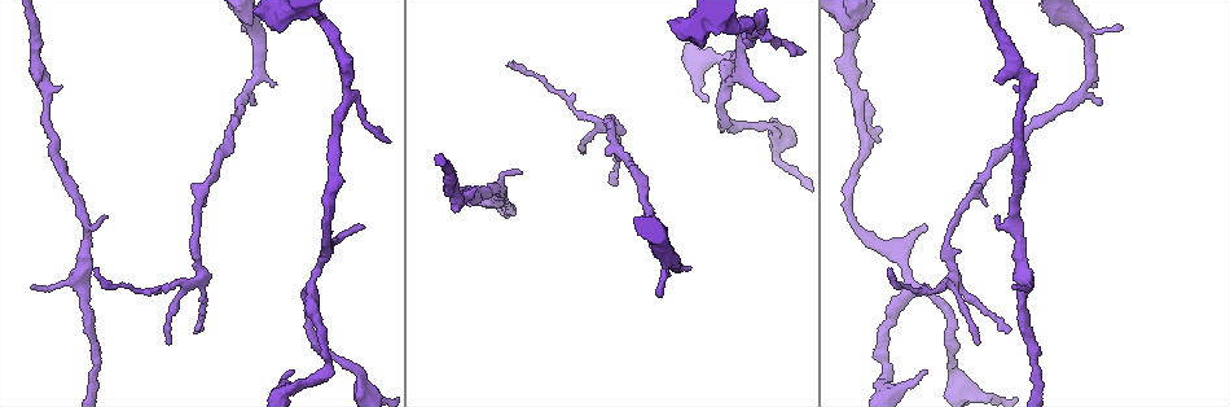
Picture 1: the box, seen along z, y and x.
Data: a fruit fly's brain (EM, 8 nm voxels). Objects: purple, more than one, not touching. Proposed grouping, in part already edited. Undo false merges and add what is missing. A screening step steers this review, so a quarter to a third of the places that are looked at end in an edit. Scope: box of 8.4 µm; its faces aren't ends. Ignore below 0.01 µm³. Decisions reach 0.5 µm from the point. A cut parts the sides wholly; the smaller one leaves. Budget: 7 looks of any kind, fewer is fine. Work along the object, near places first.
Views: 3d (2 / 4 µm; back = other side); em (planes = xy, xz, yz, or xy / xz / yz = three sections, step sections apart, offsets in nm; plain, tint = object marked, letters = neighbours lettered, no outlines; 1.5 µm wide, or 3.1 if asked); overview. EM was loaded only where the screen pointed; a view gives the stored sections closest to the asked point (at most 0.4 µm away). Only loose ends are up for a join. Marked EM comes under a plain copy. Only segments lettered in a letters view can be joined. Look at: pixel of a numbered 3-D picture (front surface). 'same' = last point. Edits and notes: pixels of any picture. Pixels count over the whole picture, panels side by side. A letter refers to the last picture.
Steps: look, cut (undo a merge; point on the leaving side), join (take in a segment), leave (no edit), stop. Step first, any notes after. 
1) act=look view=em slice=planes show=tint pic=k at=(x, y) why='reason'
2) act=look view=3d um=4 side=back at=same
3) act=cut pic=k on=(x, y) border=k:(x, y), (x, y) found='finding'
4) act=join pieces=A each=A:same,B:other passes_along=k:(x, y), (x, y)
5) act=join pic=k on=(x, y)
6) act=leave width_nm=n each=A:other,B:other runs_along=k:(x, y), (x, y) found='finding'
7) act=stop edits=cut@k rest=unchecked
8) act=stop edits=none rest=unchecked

act=look view=em slice=xz step=4 show=letters pic=1 at=(345, 95) why='three-way junction'

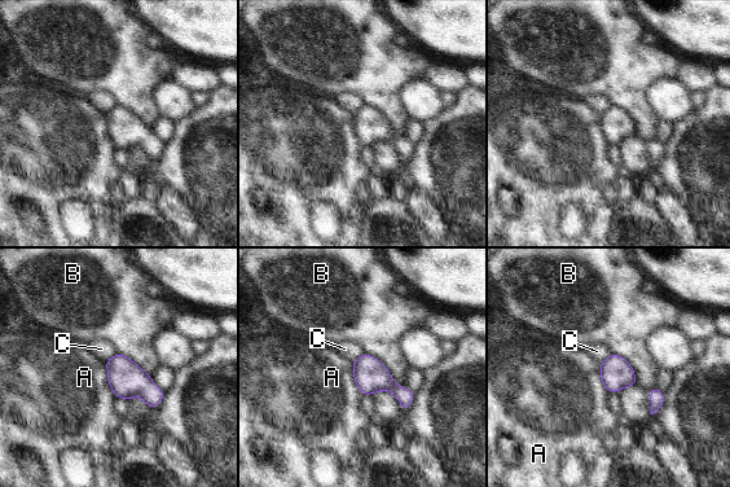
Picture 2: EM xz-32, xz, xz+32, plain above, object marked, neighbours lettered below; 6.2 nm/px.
act=leave each=A:other,B:other,C:other border=2:(104, 362), (106, 381), (117, 396) found='all the same cell'

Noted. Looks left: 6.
act=look view=3d um=4 pic=1 at=(166, 344) why='thin end'

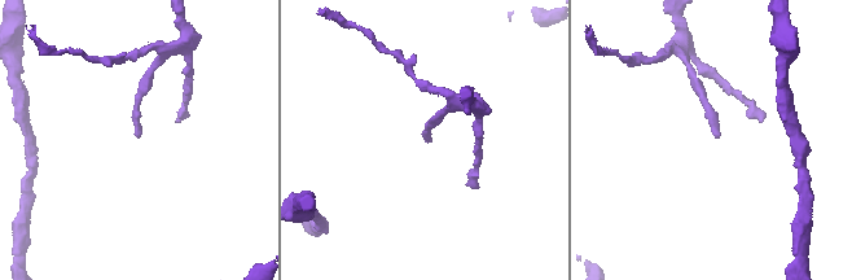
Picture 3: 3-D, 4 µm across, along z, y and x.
act=look view=em slice=xz step=4 show=letters pic=3 at=(428, 141)

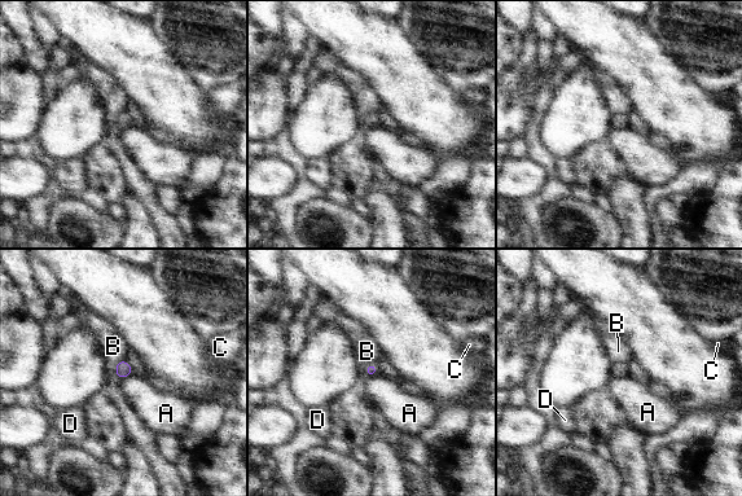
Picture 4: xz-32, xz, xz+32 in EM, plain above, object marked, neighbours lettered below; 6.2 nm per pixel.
act=leave longest_contact=B:80nm each=A:other,B:other,C:other,D:other border=4:(377, 373), (367, 377) found='none of them fits'

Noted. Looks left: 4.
act=look view=em slice=planes show=letters pic=1 at=(927, 373) why='branch stops here'

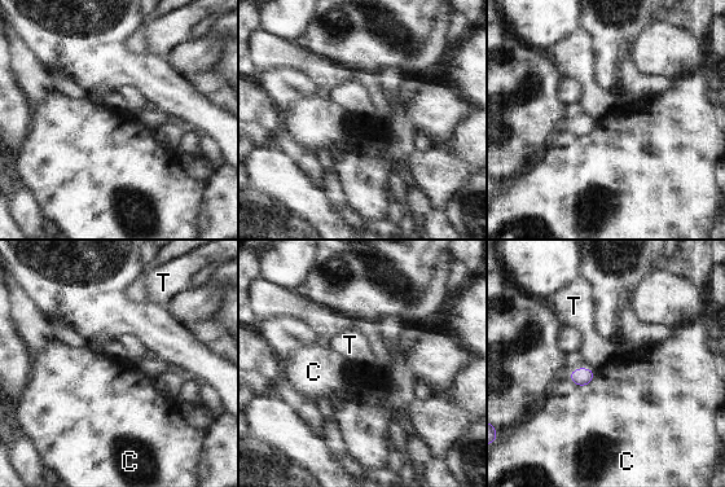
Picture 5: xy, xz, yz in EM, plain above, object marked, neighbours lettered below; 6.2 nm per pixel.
act=leave each=C:other,T:other border=5:(596, 372), (588, 384), (578, 387) found='no lettered segment goes on from it'

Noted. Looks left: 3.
act=stop edits=none rest=unchecked

